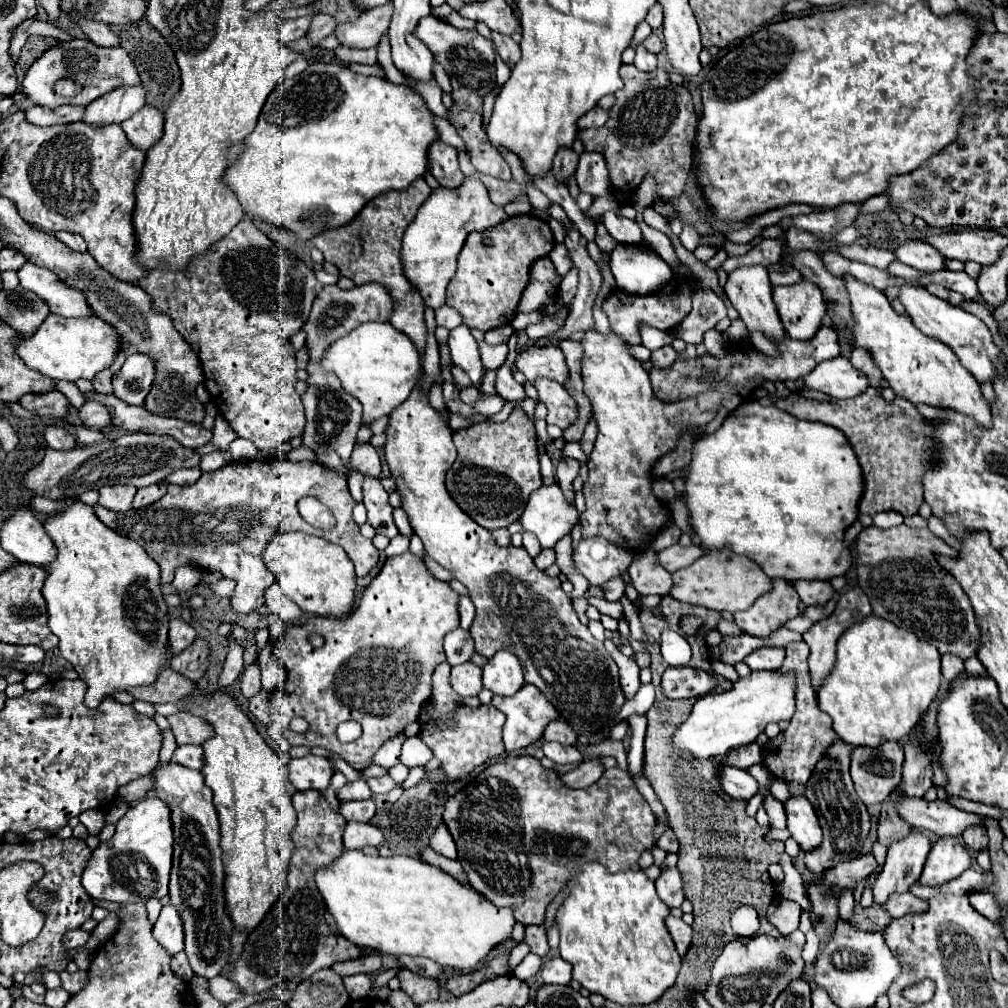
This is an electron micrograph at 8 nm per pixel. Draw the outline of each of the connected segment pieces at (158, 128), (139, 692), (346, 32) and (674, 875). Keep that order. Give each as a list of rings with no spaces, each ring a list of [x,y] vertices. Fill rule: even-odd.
[[[145,104],[127,122],[123,122],[121,128],[135,148],[147,150],[159,140],[163,132],[163,114],[153,106]]]
[[[163,668],[155,686],[137,686],[135,690],[127,690],[133,698],[145,700],[151,704],[157,702],[181,702],[193,692],[195,684],[171,668]]]
[[[391,2],[385,6],[377,6],[375,10],[365,10],[355,20],[347,20],[337,26],[335,36],[341,46],[347,48],[375,48],[379,44],[381,34],[389,28],[393,14]]]
[[[663,868],[663,874],[657,878],[657,894],[669,908],[679,908],[683,904],[685,894],[677,868]]]

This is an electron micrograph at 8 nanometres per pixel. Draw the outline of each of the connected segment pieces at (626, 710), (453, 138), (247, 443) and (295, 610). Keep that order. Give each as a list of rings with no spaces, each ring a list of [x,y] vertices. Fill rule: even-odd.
[[[641,684],[639,692],[623,704],[619,714],[615,716],[613,724],[626,720],[631,714],[647,714],[647,710],[653,706],[653,700],[655,700],[655,696],[651,698],[651,686],[653,684]]]
[[[433,116],[433,124],[435,124],[435,128],[437,128],[437,132],[439,132],[439,136],[443,138],[443,142],[449,142],[451,146],[455,146],[455,148],[461,148],[461,146],[465,146],[463,144],[463,140],[457,136],[457,132],[455,132],[455,128],[445,120],[445,118],[439,118],[439,116]]]
[[[235,438],[229,446],[229,452],[233,456],[233,460],[255,460],[257,458],[257,448],[251,440],[243,440],[243,438]]]
[[[273,582],[267,590],[265,590],[265,602],[269,606],[269,610],[273,614],[277,614],[283,622],[297,622],[301,618],[301,608],[291,602],[283,592],[281,592],[281,586],[277,582]]]

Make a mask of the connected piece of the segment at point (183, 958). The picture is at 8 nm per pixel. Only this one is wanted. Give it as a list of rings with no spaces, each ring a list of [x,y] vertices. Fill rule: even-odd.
[[[185,951],[173,955],[170,966],[173,972],[177,974],[179,978],[183,978],[186,982],[189,982],[194,976],[194,972],[190,967]]]

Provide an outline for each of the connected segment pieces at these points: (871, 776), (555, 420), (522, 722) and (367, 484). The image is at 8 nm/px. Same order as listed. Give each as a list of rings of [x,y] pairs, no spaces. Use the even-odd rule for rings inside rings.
[[[885,742],[879,748],[855,748],[851,754],[851,778],[859,798],[867,804],[881,804],[901,782],[903,748]]]
[[[537,378],[535,388],[539,400],[547,406],[547,424],[557,424],[559,428],[567,428],[577,418],[575,400],[567,394],[567,390],[559,382],[551,382],[549,378]]]
[[[525,684],[515,696],[493,696],[491,704],[507,716],[503,742],[507,750],[525,748],[543,736],[545,726],[557,718],[557,710],[543,698],[539,688]]]
[[[363,474],[363,504],[367,508],[367,522],[383,536],[387,536],[389,540],[395,538],[399,532],[397,532],[397,526],[393,524],[393,518],[391,518],[391,512],[393,508],[389,506],[389,494],[383,490],[379,478],[375,476],[369,476],[369,474]]]

